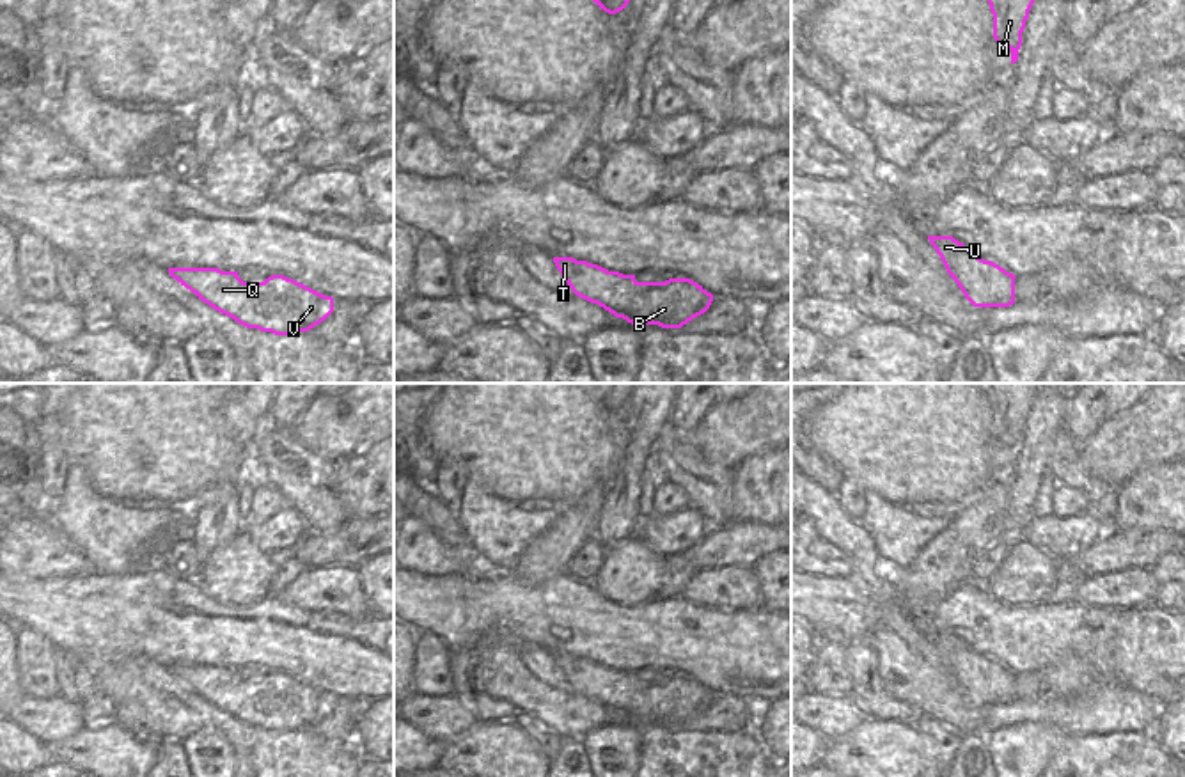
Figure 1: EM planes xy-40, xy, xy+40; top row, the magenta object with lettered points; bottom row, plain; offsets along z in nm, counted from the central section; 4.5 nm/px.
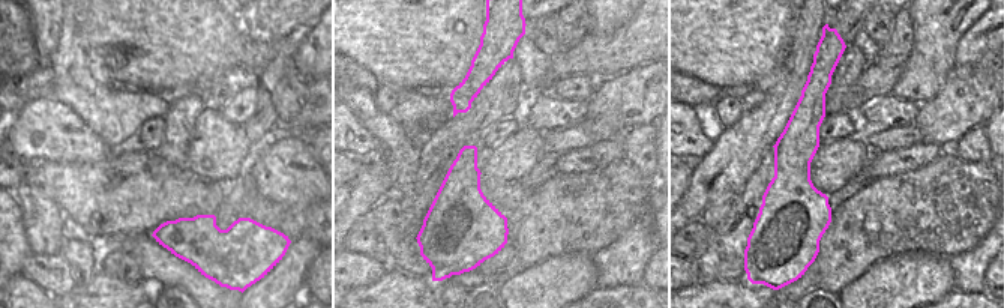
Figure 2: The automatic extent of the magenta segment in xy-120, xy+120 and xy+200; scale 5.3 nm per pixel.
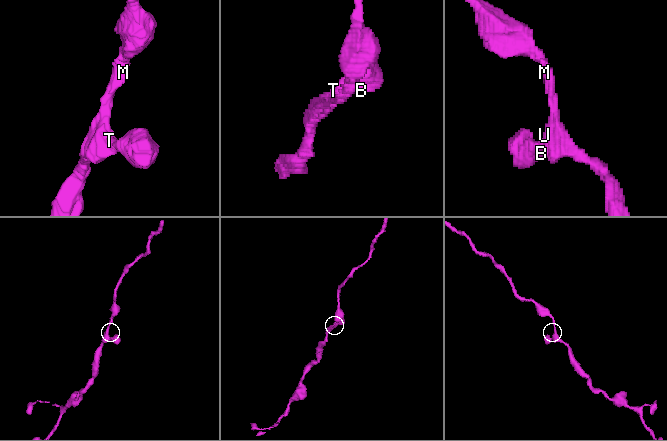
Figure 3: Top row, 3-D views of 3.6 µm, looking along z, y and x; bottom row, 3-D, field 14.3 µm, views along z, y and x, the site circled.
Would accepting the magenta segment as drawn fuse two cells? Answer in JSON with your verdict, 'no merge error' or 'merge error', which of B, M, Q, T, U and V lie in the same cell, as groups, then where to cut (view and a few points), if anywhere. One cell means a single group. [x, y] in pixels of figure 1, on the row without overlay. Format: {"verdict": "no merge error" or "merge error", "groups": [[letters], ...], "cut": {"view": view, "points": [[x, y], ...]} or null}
{"verdict": "no merge error", "groups": [["B", "M", "Q", "T", "U", "V"]], "cut": null}

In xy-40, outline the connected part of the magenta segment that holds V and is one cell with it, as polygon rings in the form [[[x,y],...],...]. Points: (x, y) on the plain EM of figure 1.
[[[169,665],[172,676],[247,726],[289,733],[309,729],[334,710],[334,695],[284,672],[243,679],[238,669]]]

